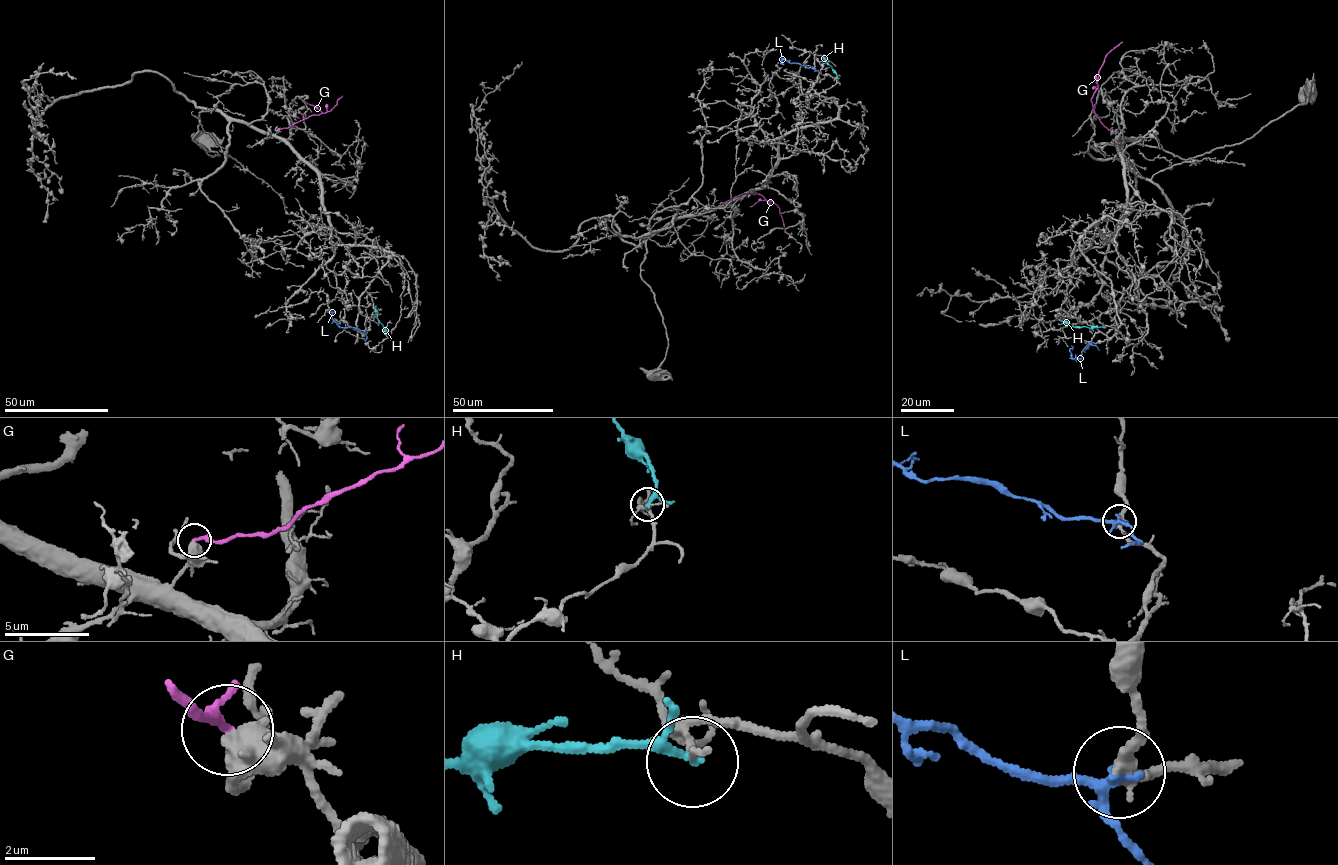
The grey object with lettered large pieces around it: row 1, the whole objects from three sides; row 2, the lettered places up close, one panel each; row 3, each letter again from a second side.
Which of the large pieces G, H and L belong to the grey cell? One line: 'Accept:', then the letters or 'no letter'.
Accept: no letter

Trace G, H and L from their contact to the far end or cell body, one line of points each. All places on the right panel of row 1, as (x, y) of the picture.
G: (1110, 131), (1096, 116), (1091, 98), (1098, 88), (1098, 71), (1104, 59), (1122, 42)
H: (1104, 328), (1073, 327), (1058, 319)
L: (1089, 342), (1079, 359), (1072, 357), (1071, 346)

